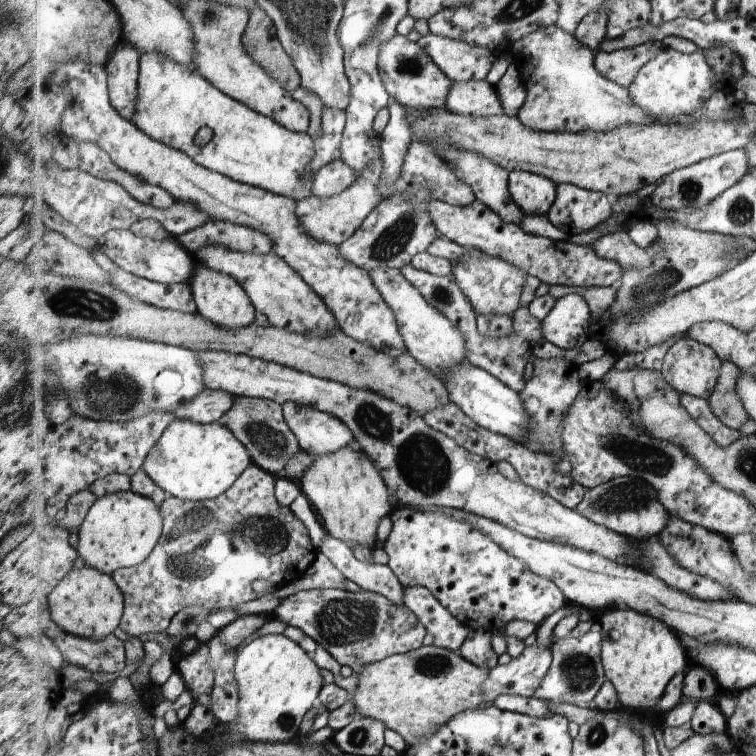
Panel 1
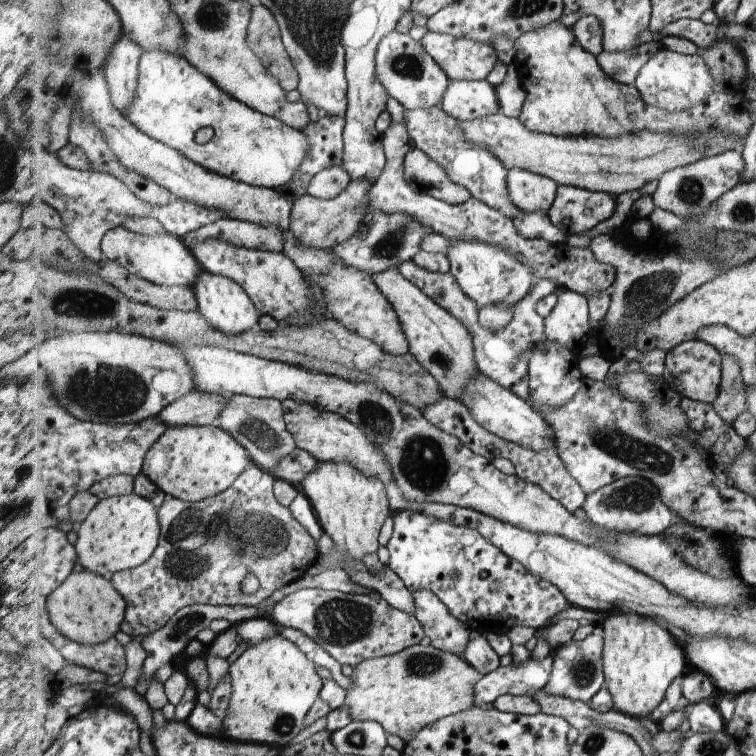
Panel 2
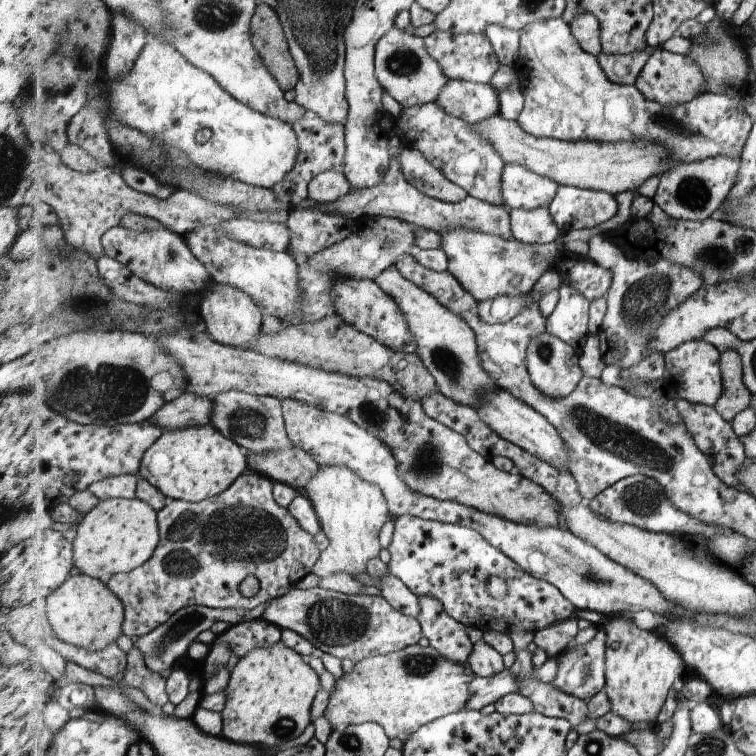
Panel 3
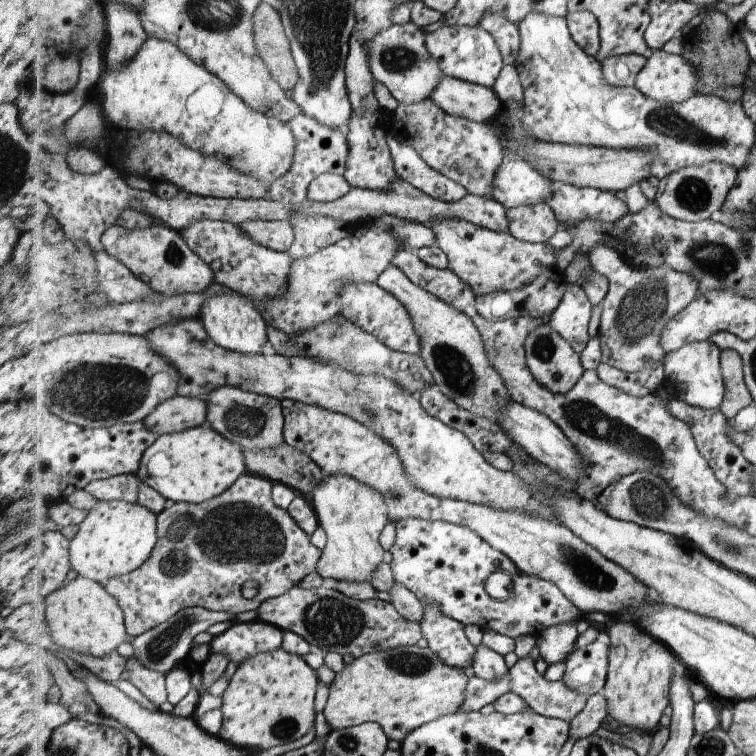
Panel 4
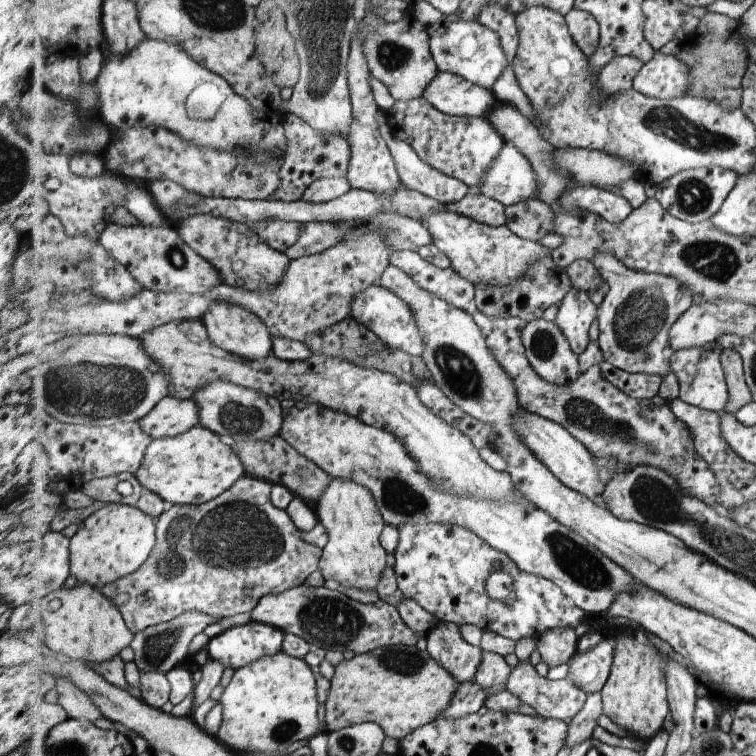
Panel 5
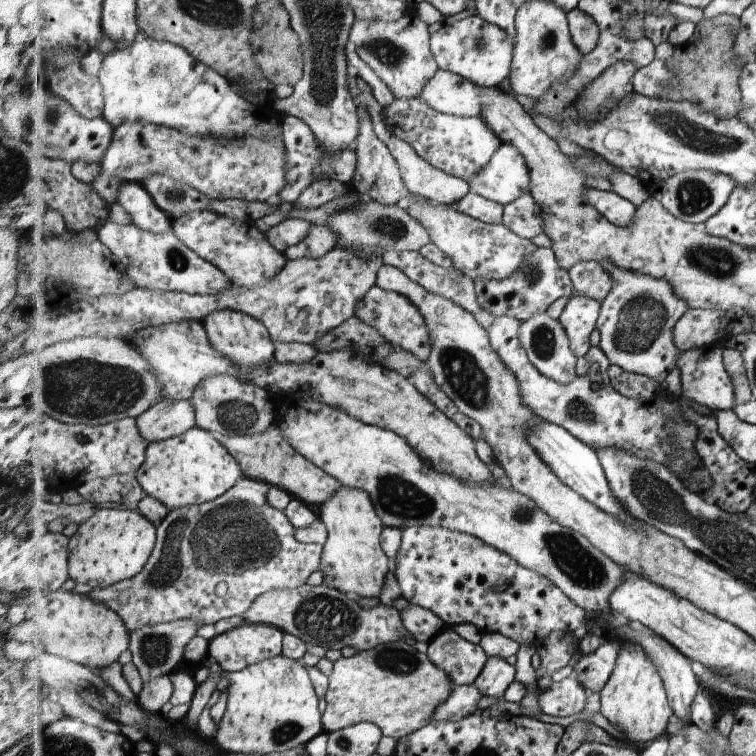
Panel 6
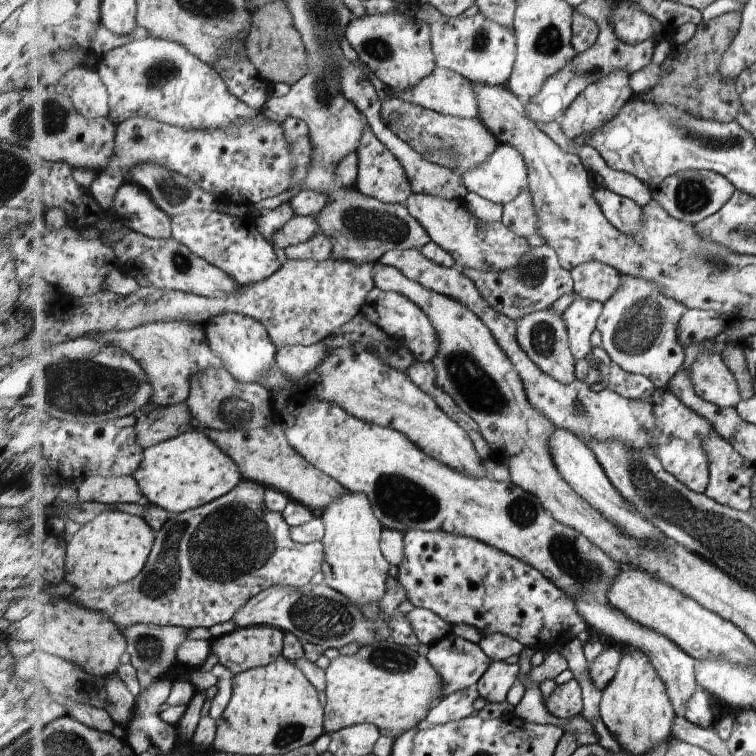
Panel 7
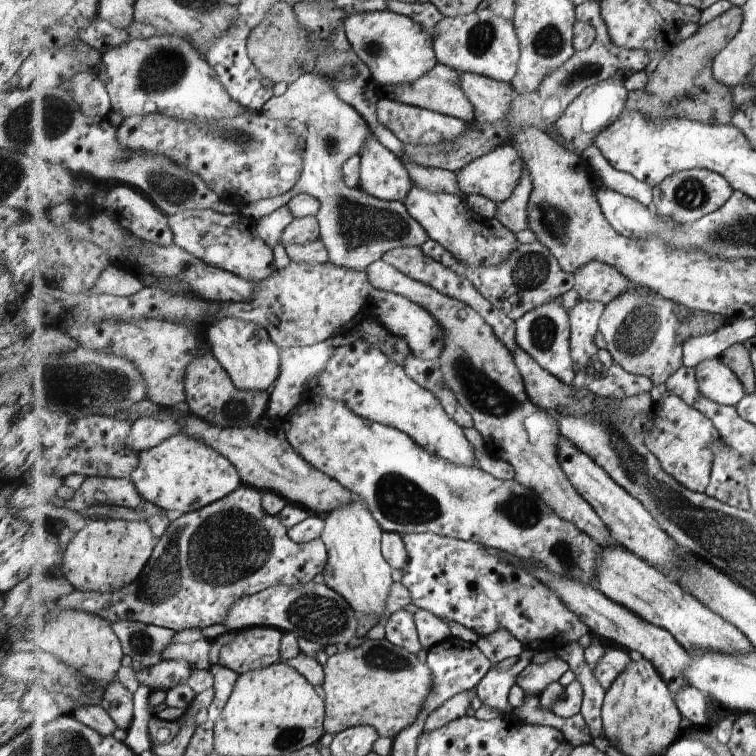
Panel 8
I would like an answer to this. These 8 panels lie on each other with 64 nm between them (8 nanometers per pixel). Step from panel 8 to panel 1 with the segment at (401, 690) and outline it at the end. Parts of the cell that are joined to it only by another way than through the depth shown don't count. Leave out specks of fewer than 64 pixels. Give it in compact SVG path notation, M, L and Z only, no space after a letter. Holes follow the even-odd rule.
M435 644L368 664L360 672L357 696L352 698L359 714L378 718L397 732L407 746L415 747L432 738L454 716L478 709L486 700L484 685L492 670L475 664L460 651Z

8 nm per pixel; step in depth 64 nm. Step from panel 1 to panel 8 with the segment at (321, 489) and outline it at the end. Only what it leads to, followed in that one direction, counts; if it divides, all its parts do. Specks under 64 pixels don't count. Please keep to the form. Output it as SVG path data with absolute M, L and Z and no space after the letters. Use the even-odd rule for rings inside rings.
M354 494L353 502L333 510L325 516L322 540L329 552L329 560L322 573L325 583L340 593L359 616L375 615L377 622L385 612L385 600L393 588L393 568L382 553L384 530L375 520L367 502Z

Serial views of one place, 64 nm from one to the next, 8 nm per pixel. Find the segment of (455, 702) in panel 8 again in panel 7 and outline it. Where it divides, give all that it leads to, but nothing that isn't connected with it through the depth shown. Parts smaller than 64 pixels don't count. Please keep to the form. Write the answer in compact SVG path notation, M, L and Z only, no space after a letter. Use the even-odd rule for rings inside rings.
M478 686L451 694L451 696L444 698L436 708L429 712L425 725L433 727L468 718L475 712L473 704L479 697Z

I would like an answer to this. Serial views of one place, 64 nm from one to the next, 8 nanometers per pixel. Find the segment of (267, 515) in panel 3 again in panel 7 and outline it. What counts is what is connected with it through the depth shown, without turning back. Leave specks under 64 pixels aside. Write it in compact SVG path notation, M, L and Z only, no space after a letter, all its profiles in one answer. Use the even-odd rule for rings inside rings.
M243 479L229 494L218 500L173 516L156 534L152 556L141 573L127 584L117 587L96 588L81 596L83 606L107 612L117 625L155 624L193 629L211 628L232 620L233 616L262 591L283 586L301 588L311 578L322 572L325 562L323 541L310 544L297 543L292 539L292 527L283 513L268 508L265 501L267 488Z

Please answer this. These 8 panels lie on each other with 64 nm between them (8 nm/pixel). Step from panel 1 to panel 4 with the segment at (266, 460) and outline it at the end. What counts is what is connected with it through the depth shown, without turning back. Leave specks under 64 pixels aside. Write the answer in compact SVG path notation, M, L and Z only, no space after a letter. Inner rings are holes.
M227 384L209 392L207 421L222 436L242 448L276 448L284 444L284 409L282 401L269 396L247 392Z

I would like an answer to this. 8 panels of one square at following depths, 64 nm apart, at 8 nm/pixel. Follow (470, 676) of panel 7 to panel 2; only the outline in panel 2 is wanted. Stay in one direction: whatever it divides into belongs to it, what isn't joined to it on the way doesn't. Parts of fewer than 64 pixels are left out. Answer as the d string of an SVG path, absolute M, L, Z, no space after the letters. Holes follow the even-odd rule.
M419 589L411 592L417 605L415 616L418 616L424 626L431 644L463 657L472 638L472 628L455 618L445 603L431 590Z

